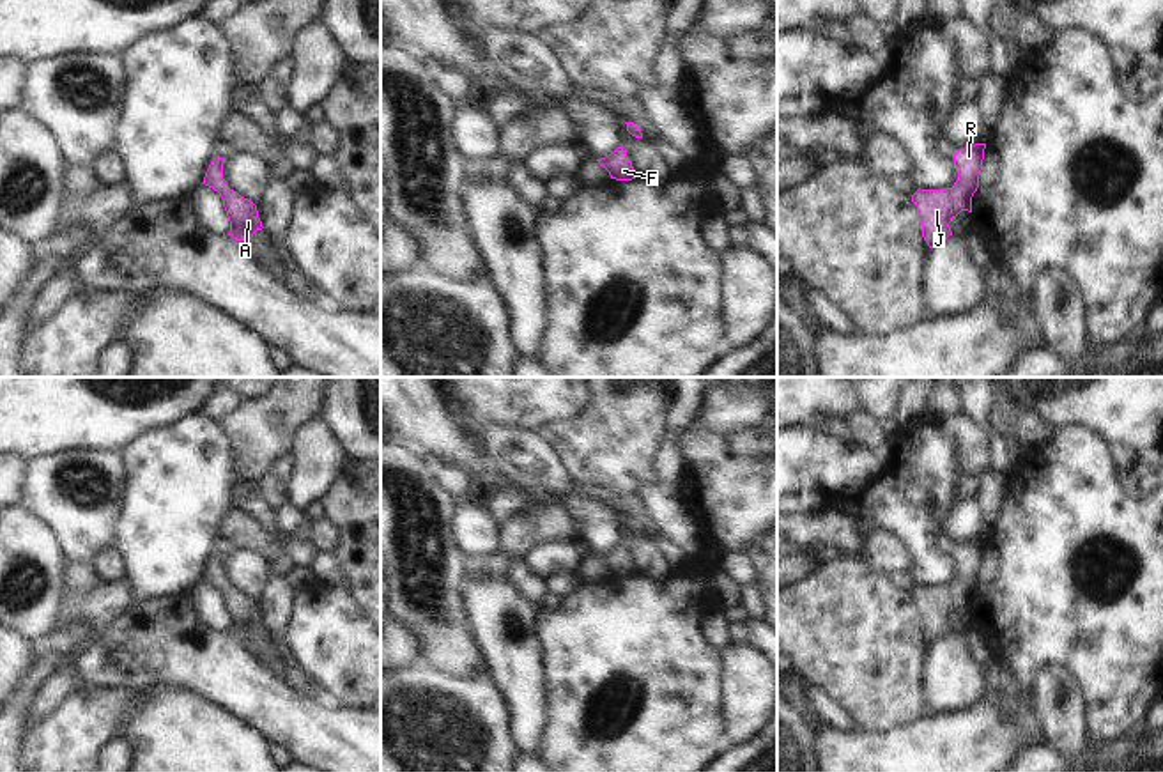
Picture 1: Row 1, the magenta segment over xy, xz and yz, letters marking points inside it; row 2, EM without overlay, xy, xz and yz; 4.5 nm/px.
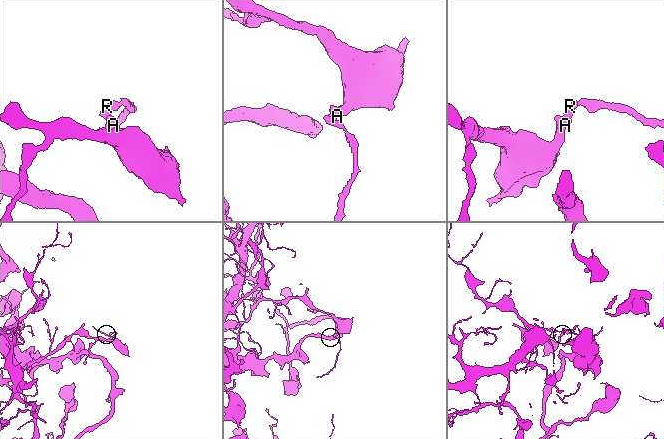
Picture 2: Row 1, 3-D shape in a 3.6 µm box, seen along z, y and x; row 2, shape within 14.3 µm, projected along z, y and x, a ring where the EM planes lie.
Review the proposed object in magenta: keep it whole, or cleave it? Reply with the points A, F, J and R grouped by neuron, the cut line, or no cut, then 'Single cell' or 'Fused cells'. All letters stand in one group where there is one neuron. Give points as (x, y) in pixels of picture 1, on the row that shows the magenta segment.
Groups: A F J R. No split. Single cell.

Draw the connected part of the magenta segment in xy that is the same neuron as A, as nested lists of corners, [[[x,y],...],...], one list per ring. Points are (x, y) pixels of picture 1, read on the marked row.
[[[225,158],[212,159],[202,184],[218,191],[223,198],[223,207],[230,221],[228,235],[232,235],[235,241],[250,241],[257,230],[264,228],[257,205],[228,188],[227,181],[223,179],[223,163]]]

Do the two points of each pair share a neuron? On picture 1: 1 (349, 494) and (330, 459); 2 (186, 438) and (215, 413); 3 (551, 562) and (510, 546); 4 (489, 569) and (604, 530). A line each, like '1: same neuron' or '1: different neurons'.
1: different neurons
2: different neurons
3: different neurons
4: different neurons

